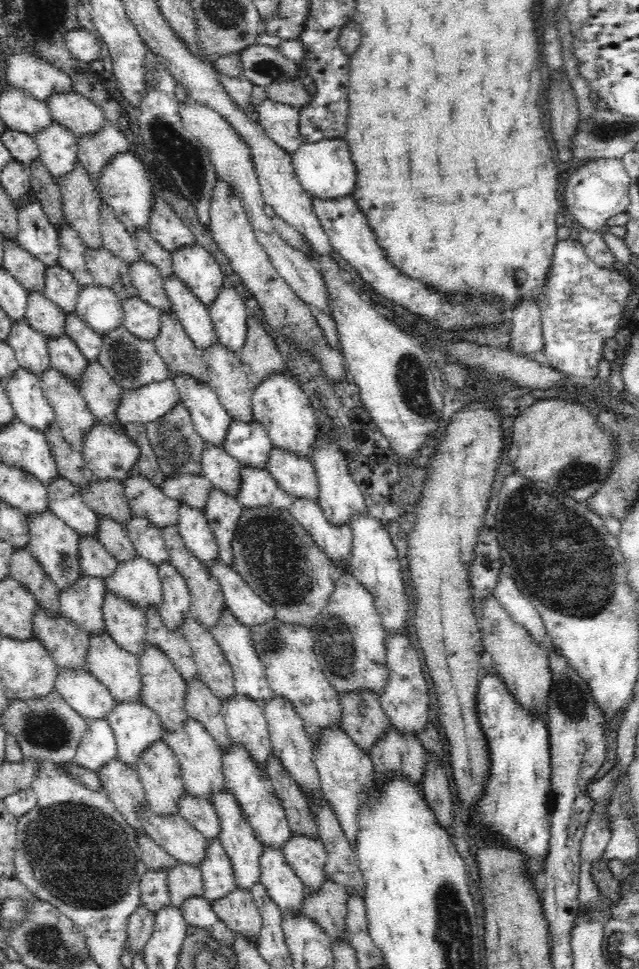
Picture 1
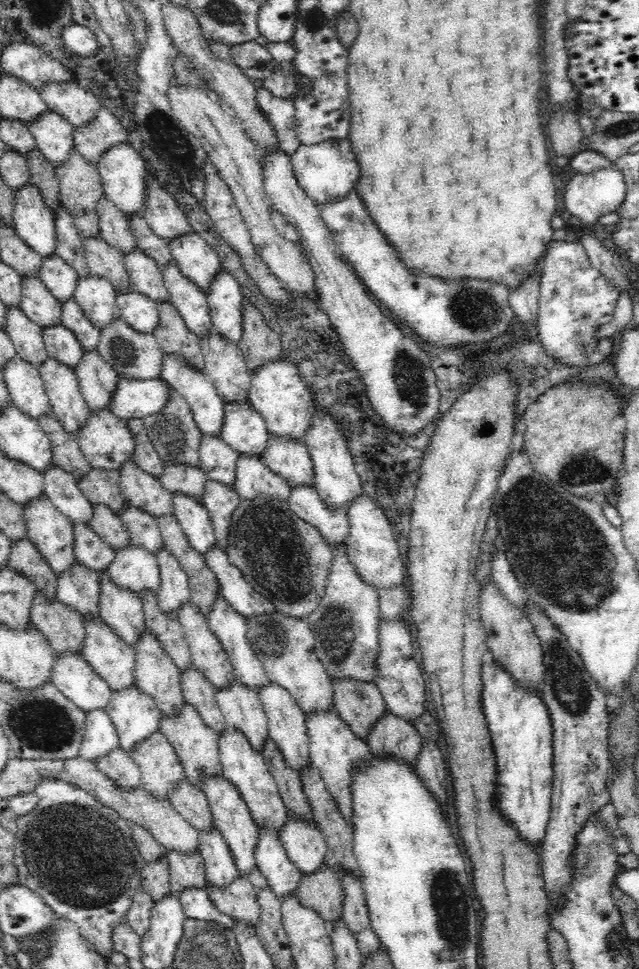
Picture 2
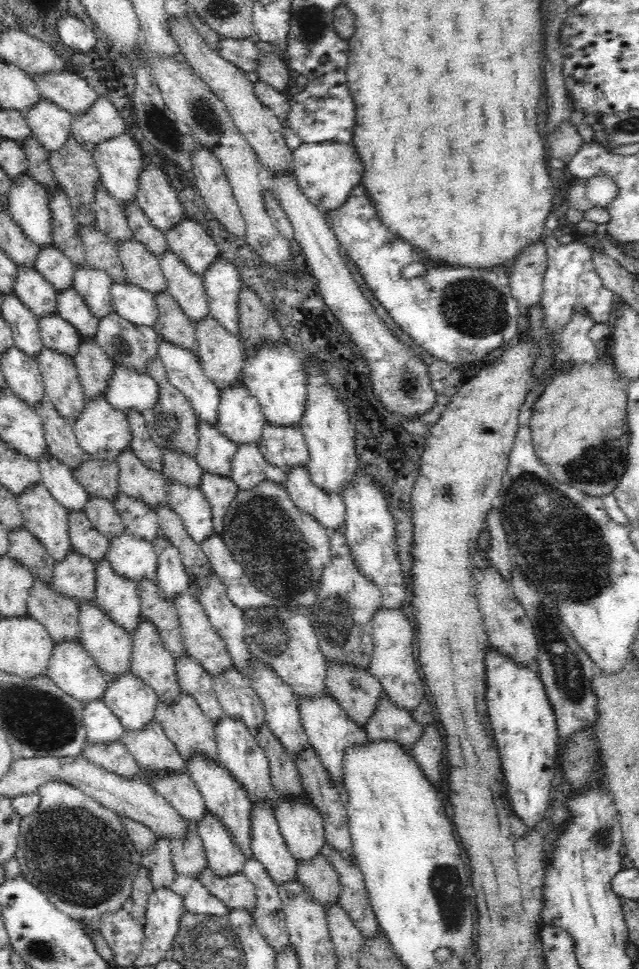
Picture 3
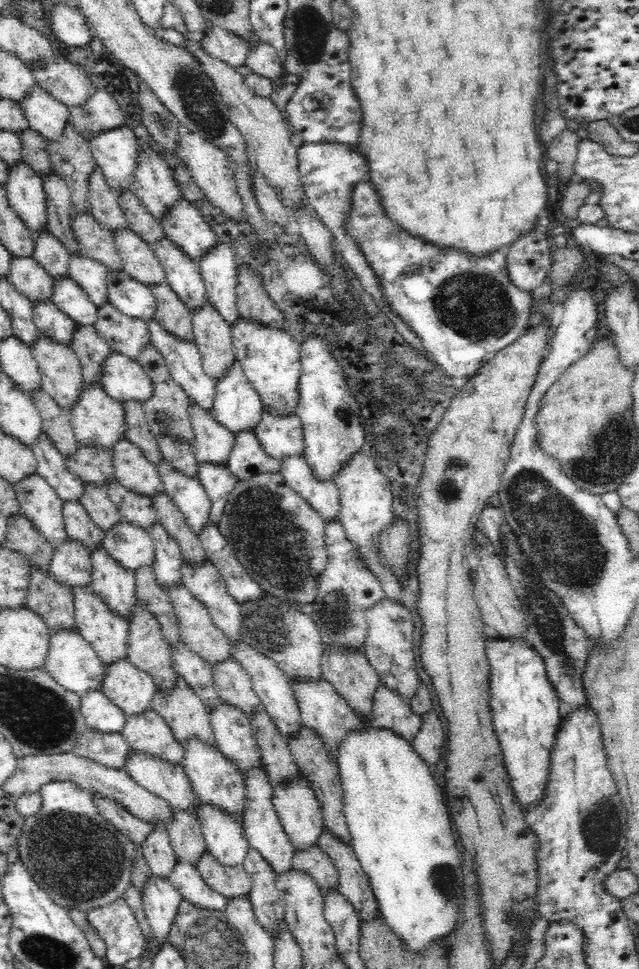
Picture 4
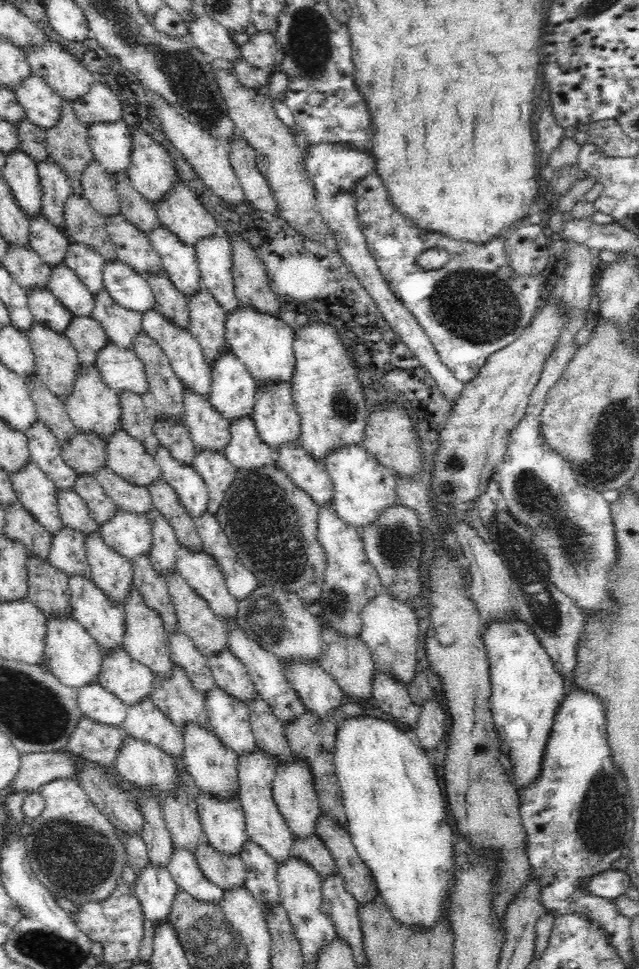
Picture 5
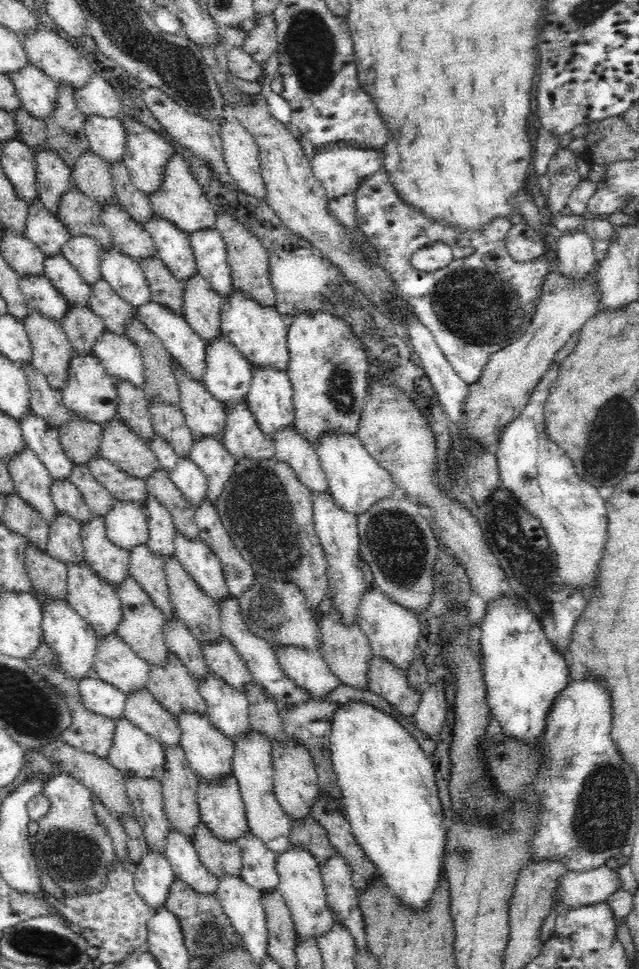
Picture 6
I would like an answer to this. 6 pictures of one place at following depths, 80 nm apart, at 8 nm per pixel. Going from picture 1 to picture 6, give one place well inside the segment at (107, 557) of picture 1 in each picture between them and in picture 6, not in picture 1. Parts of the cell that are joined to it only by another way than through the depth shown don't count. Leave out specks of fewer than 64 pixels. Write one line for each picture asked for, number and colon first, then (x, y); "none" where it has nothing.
2: (91, 551)
3: (85, 539)
4: (79, 526)
5: (74, 513)
6: (67, 498)

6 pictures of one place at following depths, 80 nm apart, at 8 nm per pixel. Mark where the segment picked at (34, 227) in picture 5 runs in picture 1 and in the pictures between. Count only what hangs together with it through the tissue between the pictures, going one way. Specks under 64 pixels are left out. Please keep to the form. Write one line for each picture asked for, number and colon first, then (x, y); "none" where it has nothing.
1: (61, 288)
2: (58, 276)
3: (56, 267)
4: (48, 250)

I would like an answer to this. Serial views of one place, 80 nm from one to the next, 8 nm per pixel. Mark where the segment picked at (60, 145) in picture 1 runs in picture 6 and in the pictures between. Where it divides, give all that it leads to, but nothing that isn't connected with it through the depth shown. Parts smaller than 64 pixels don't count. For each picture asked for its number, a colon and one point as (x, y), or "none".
2: (54, 135)
3: (51, 125)
4: (48, 116)
5: (42, 106)
6: (37, 93)

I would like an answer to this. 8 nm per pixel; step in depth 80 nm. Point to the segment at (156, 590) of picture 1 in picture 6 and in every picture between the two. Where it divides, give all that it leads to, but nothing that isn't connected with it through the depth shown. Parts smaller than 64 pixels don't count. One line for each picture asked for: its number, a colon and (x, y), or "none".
2: (133, 568)
3: (131, 558)
4: (132, 547)
5: (128, 534)
6: (127, 527)

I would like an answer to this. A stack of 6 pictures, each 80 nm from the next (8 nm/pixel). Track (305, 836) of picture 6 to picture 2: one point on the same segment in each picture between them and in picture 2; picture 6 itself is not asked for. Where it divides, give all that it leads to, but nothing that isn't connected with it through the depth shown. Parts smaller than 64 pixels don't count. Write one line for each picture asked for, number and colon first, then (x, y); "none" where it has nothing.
2: (322, 891)
3: (318, 874)
4: (314, 861)
5: (311, 849)

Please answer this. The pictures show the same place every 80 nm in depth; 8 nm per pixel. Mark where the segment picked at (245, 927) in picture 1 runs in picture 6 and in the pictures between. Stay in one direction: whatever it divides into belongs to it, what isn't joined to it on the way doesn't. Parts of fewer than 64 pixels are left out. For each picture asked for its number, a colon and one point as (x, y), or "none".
2: (238, 900)
3: (236, 891)
4: (229, 881)
5: (227, 871)
6: (222, 858)

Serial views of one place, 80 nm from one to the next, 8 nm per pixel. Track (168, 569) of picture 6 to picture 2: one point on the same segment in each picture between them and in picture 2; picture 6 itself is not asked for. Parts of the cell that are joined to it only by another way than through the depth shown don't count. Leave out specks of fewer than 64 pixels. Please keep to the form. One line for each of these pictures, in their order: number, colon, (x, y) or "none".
2: (208, 656)
3: (202, 642)
4: (197, 630)
5: (195, 619)

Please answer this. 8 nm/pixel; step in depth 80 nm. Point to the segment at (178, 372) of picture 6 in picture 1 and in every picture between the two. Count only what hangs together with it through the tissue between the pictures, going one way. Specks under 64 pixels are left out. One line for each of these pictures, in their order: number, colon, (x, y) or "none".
1: (223, 471)
2: (218, 460)
3: (215, 452)
4: (212, 442)
5: (209, 430)

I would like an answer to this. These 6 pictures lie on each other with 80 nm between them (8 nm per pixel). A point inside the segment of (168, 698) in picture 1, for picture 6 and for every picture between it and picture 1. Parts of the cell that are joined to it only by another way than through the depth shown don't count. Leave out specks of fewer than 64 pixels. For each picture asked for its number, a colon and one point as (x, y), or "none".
2: (156, 674)
3: (151, 661)
4: (147, 649)
5: (145, 639)
6: (141, 625)

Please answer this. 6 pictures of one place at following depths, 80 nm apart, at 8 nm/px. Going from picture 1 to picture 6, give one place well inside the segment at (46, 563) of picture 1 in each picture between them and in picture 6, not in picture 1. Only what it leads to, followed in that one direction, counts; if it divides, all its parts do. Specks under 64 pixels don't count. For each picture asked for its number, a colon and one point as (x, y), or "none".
2: (52, 533)
3: (43, 516)
4: (38, 501)
5: (37, 493)
6: (31, 479)

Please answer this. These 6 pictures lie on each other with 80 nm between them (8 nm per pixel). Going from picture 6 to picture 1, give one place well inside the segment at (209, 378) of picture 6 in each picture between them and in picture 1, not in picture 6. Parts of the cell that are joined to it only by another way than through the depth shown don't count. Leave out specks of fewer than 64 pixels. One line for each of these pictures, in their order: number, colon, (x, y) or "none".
1: (248, 442)
2: (244, 430)
3: (240, 418)
4: (237, 406)
5: (232, 391)

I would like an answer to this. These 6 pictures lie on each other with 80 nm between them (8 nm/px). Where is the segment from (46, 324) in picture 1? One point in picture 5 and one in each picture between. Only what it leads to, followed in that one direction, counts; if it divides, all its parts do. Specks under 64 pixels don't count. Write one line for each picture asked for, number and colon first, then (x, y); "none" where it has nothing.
2: (38, 304)
3: (37, 293)
4: (25, 273)
5: (24, 264)

